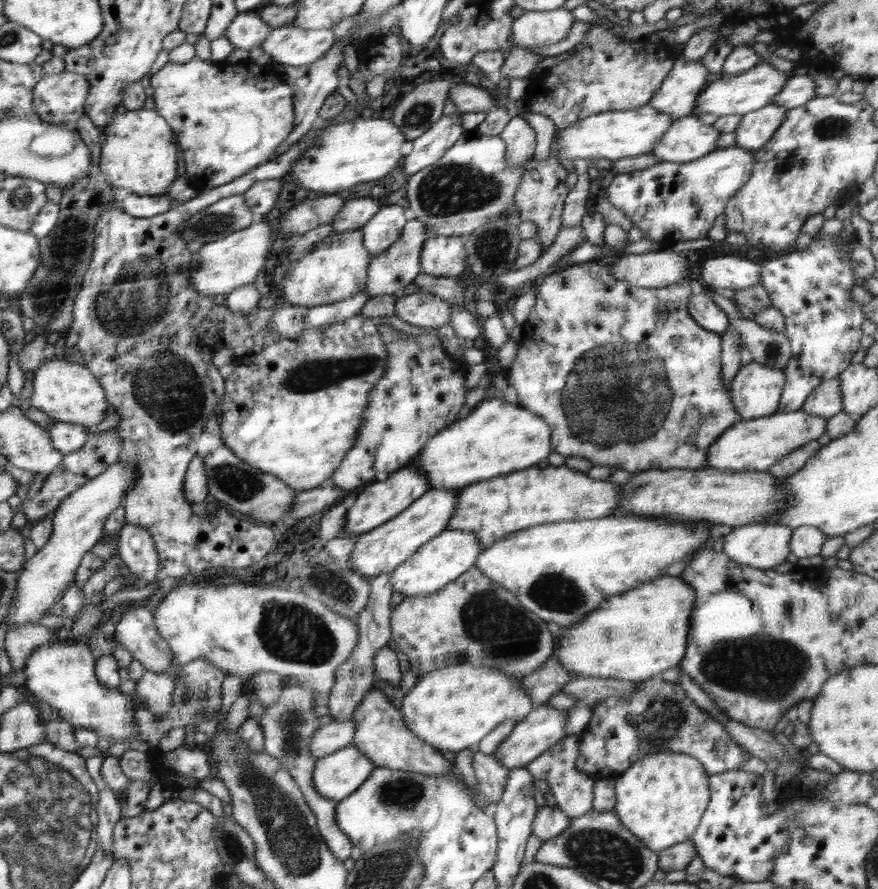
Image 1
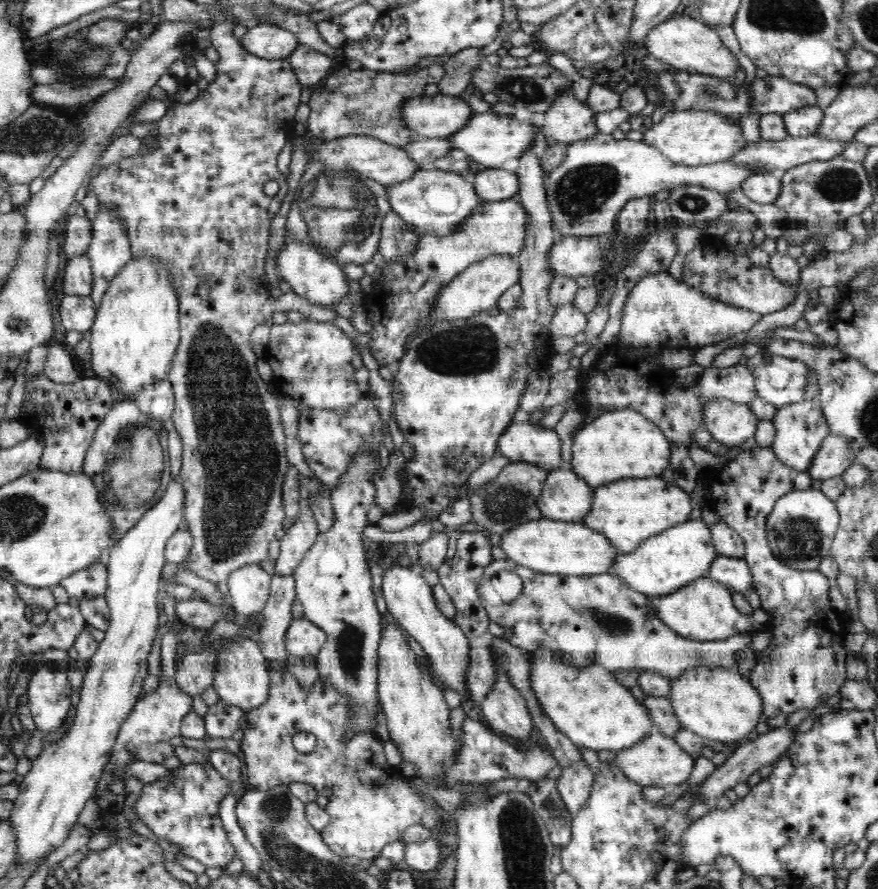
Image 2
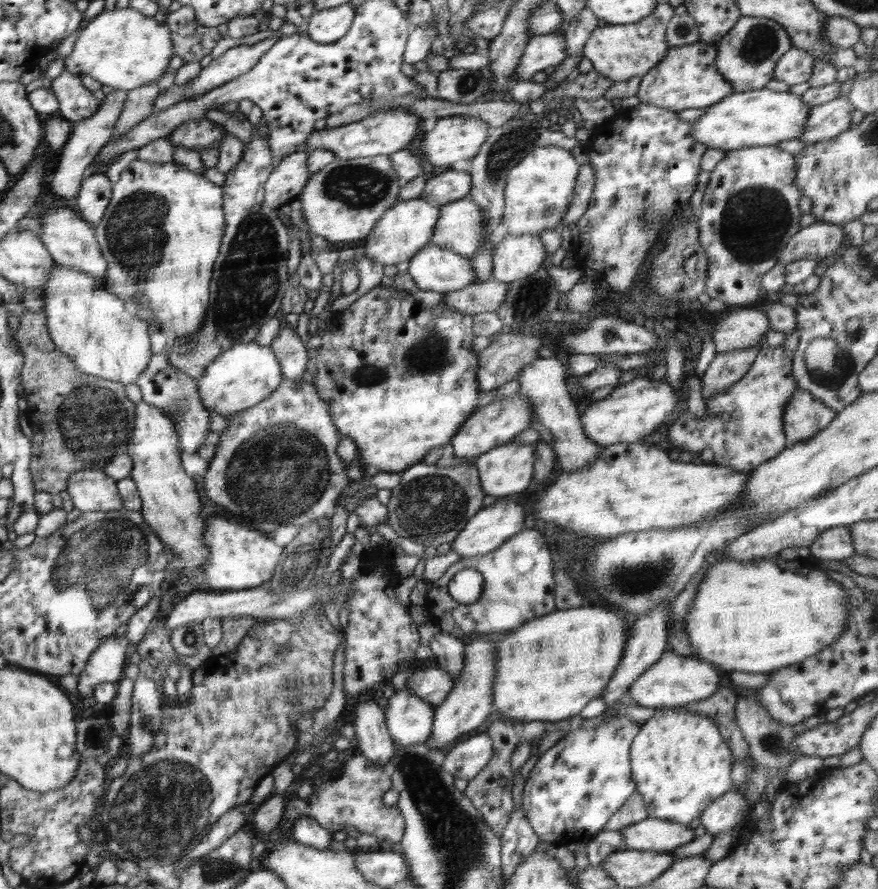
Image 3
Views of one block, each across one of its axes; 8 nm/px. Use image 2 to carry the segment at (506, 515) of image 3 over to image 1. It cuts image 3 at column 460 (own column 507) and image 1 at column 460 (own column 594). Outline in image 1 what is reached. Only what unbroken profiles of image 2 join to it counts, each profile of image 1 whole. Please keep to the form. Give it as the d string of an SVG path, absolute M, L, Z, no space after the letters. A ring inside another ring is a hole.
M446 529L438 537L418 548L406 562L399 564L391 572L392 588L404 594L405 597L434 594L464 574L470 567L474 567L481 552L480 541L476 539L474 533Z

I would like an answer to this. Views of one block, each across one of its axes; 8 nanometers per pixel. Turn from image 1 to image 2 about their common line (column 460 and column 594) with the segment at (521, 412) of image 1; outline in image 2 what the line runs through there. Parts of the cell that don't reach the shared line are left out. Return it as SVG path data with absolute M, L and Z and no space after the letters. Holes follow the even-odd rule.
M628 408L603 412L590 424L583 423L573 441L571 471L593 488L624 478L661 477L662 470L668 466L672 446L660 428Z

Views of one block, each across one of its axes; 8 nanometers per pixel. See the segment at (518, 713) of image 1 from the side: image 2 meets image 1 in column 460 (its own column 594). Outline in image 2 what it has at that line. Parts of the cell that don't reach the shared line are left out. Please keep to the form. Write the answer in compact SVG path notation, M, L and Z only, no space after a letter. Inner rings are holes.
M545 648L531 652L531 666L531 689L543 713L575 745L595 751L618 752L631 747L655 730L647 708L604 666L591 664L576 668L557 662L552 658L552 651Z

